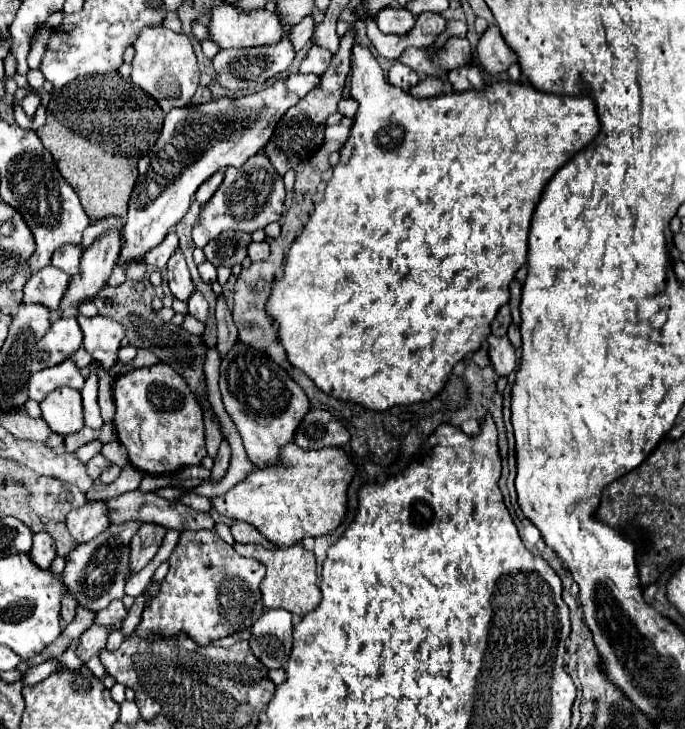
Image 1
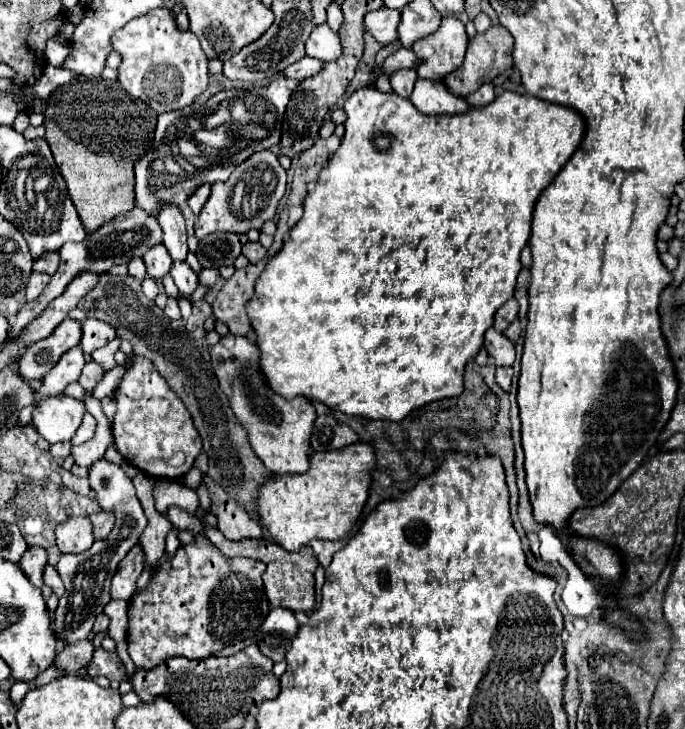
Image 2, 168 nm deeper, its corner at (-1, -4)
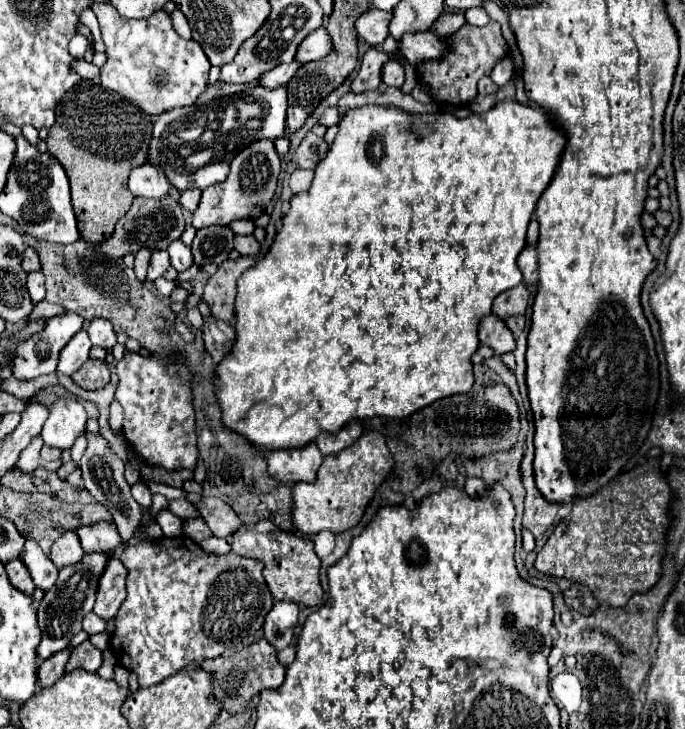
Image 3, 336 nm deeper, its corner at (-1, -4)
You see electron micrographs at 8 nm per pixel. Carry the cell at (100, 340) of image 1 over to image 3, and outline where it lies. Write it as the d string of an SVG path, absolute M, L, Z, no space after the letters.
M94 319L88 325L88 335L92 345L104 347L104 349L112 349L116 345L116 333L112 323L108 323L108 319Z

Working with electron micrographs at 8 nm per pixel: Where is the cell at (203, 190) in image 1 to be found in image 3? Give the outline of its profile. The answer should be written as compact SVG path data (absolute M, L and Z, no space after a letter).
M188 189L188 191L184 191L182 197L180 197L182 207L188 209L188 211L196 211L196 207L200 203L200 193L202 193L200 189Z

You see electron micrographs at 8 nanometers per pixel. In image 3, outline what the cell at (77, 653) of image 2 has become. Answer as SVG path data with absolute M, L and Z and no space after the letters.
M64 649L64 651L60 651L40 663L40 671L36 671L40 687L50 687L62 677L68 657L70 657L70 649Z

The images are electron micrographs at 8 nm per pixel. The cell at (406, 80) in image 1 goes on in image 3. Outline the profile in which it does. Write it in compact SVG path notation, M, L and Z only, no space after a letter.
M396 61L384 63L382 67L382 83L390 87L402 87L404 85L404 67Z

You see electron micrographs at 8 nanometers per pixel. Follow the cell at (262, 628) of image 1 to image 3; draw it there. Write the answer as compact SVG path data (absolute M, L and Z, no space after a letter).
M276 601L264 621L264 637L278 651L292 643L298 625L298 605L292 601Z

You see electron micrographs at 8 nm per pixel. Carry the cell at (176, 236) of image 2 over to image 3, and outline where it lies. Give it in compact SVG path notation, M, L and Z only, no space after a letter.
M146 159L142 165L138 165L130 171L128 189L132 191L132 195L162 199L168 195L170 183L168 183L166 175L152 163L152 159Z

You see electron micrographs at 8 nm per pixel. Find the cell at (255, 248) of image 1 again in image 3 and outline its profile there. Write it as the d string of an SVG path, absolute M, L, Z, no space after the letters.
M236 235L234 237L234 249L238 251L238 253L242 253L242 255L258 255L258 251L260 251L260 245L258 245L258 241L252 237L252 235Z

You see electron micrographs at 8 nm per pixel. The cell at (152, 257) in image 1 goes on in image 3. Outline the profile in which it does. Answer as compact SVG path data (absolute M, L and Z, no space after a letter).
M154 251L152 261L148 267L148 279L146 281L156 281L158 277L164 275L164 271L170 267L170 257L166 251Z

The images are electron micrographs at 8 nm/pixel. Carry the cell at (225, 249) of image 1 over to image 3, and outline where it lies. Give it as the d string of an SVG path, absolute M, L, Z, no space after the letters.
M212 225L206 229L198 229L192 241L194 261L198 265L206 265L206 263L220 265L222 261L228 259L228 253L234 249L232 239L234 239L234 233L228 227Z

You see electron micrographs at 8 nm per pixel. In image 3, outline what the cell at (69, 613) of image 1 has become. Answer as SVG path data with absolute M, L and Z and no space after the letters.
M24 537L24 551L20 555L22 563L28 567L32 581L36 583L38 589L46 591L56 583L58 577L58 569L56 565L48 559L48 555L40 549L40 545L34 539Z

